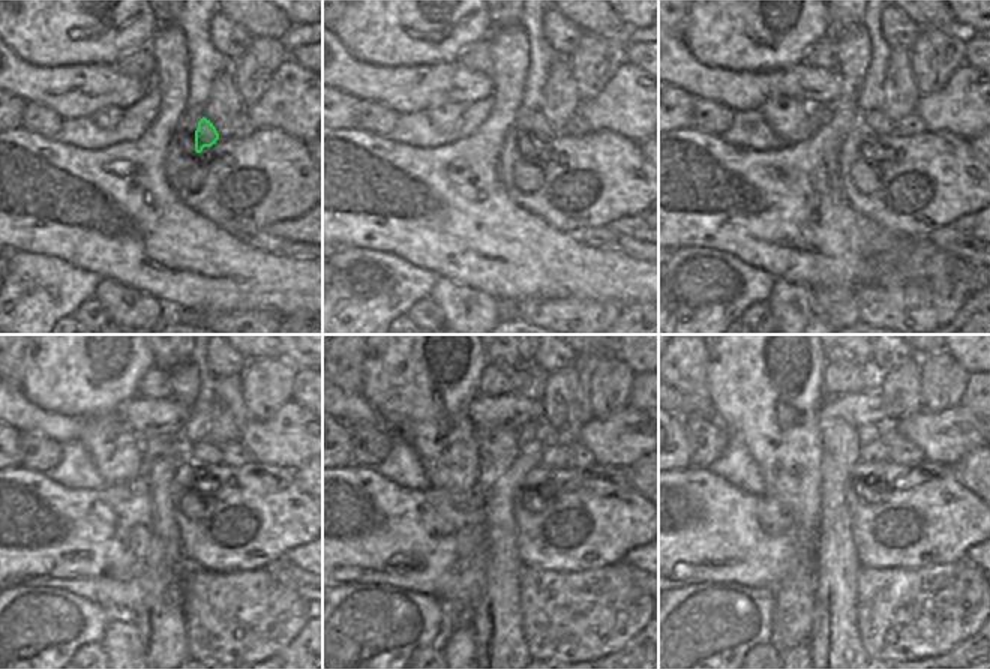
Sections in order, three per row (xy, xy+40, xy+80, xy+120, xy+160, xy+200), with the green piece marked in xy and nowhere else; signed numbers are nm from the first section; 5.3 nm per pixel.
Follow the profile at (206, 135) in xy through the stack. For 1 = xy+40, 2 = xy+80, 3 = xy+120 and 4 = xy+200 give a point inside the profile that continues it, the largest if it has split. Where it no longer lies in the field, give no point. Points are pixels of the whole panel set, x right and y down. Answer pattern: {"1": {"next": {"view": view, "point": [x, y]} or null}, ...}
{"1": {"next": {"view": "xy+40", "point": [534, 122]}}, "2": {"next": {"view": "xy+80", "point": [875, 122]}}, "3": {"next": {"view": "xy+120", "point": [204, 453]}}, "4": {"next": {"view": "xy+200", "point": [879, 450]}}}

